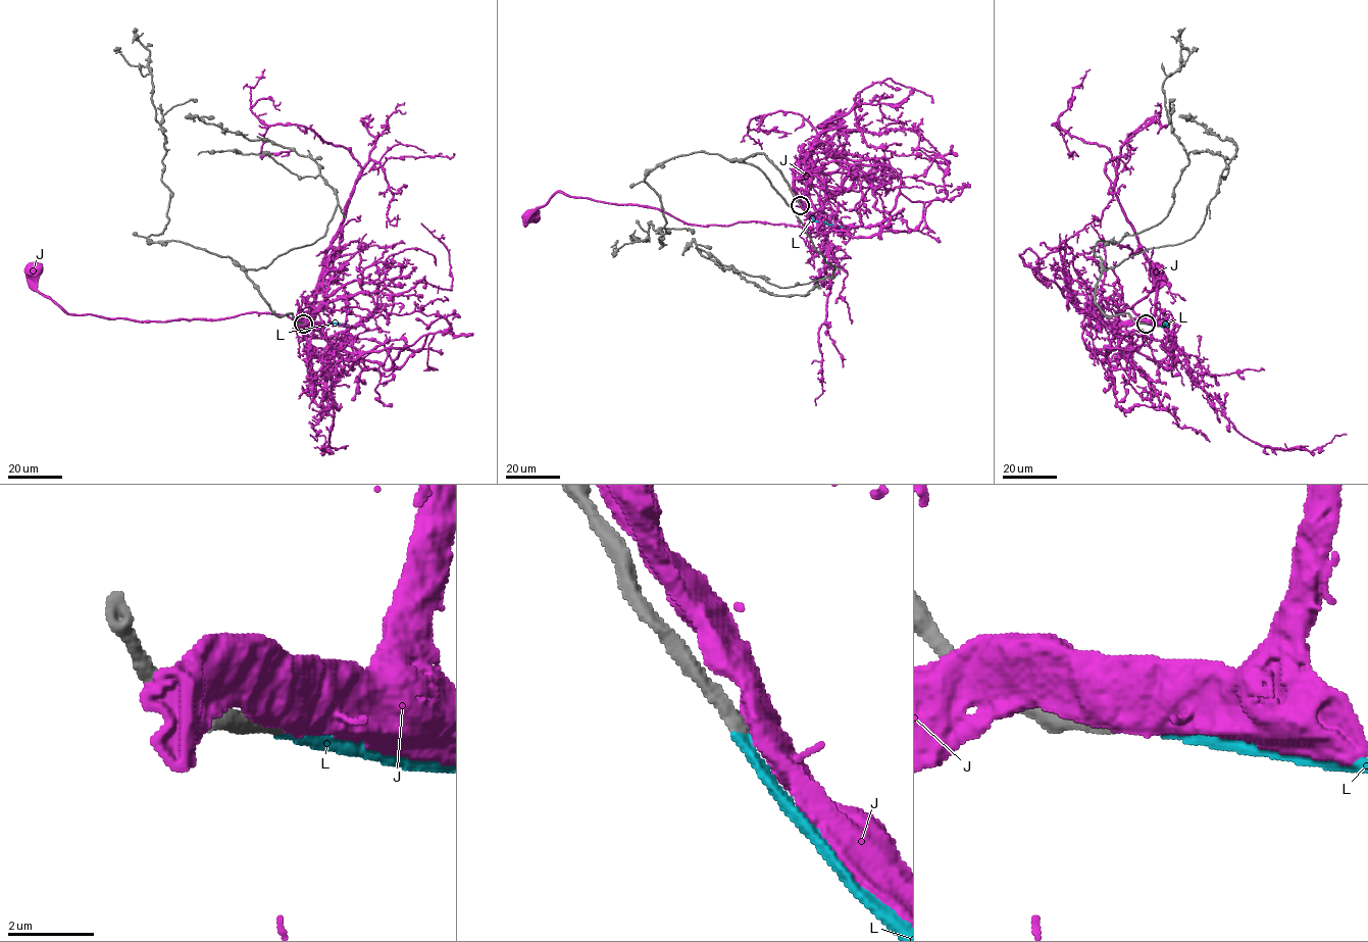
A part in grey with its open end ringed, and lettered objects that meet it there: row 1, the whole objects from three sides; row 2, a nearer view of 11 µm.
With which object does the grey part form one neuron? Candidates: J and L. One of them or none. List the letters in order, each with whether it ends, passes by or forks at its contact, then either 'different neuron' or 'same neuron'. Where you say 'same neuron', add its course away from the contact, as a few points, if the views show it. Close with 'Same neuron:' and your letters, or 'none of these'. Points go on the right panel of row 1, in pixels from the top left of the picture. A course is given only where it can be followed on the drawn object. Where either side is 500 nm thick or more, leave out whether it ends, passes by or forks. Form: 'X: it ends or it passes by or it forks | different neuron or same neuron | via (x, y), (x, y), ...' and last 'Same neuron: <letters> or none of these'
J: different neuron
L: it ends | same neuron | via (1146, 324), (1162, 326), (1166, 323), (1167, 328)
Same neuron: L

